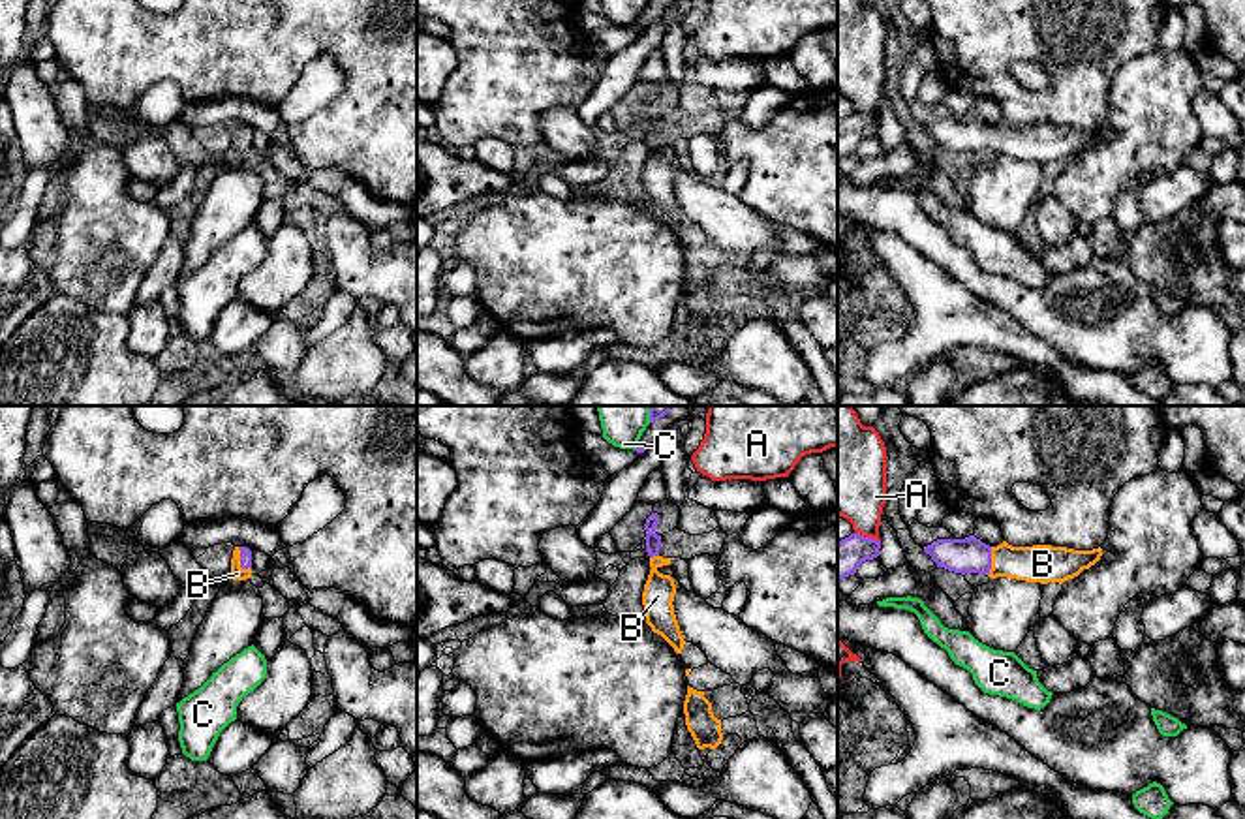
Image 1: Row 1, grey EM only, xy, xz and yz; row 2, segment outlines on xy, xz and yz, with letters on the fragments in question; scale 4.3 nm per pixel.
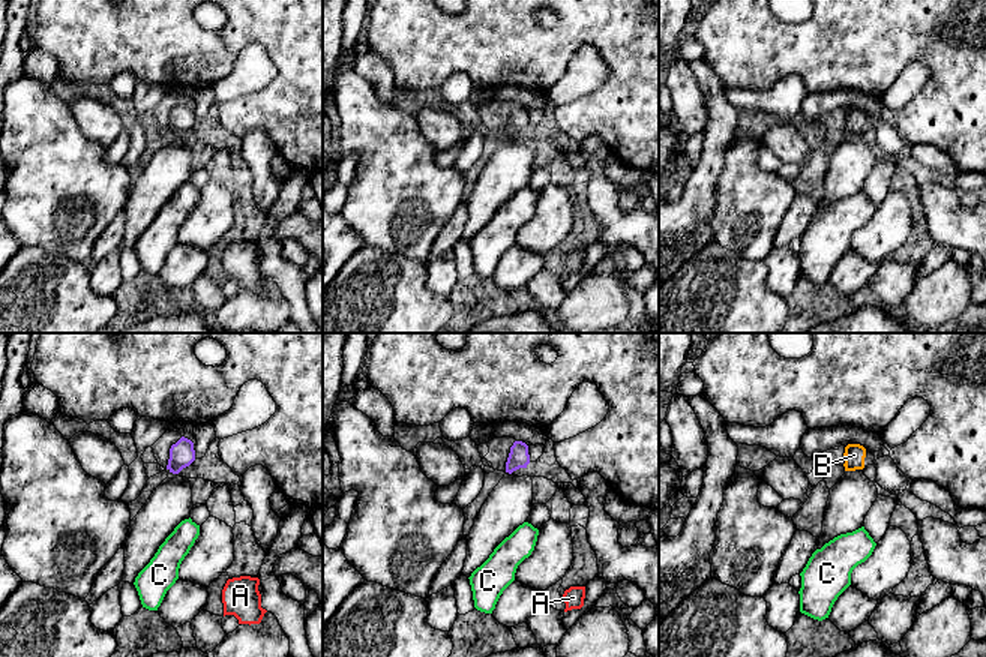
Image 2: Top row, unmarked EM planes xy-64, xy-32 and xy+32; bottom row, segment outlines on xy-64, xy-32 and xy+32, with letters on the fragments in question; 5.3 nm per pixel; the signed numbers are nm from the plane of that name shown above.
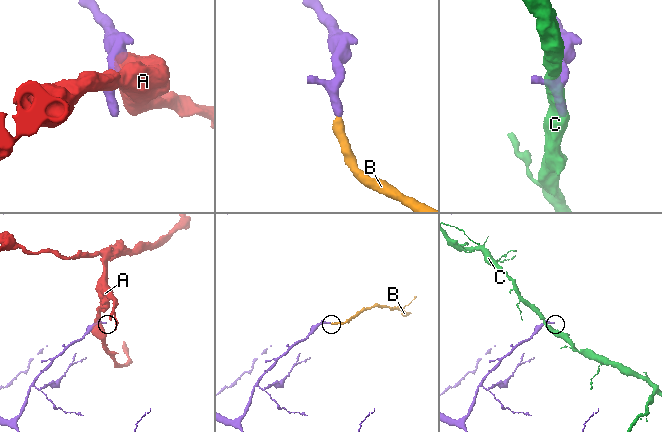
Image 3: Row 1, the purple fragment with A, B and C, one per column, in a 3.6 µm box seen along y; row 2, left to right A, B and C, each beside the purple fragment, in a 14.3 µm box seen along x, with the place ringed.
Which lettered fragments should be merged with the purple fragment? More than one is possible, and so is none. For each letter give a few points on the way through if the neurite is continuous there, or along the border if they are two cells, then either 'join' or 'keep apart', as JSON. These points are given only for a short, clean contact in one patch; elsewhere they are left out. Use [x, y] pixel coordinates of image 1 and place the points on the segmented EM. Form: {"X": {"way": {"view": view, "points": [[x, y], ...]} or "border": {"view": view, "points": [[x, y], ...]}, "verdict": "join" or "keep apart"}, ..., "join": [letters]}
{"A": {"verdict": "keep apart"}, "B": {"way": {"view": "xy", "points": [[245, 553], [241, 562], [237, 573]]}, "verdict": "join"}, "C": {"border": {"view": "xz", "points": [[648, 406], [650, 421]]}, "verdict": "keep apart"}, "join": ["B"]}

